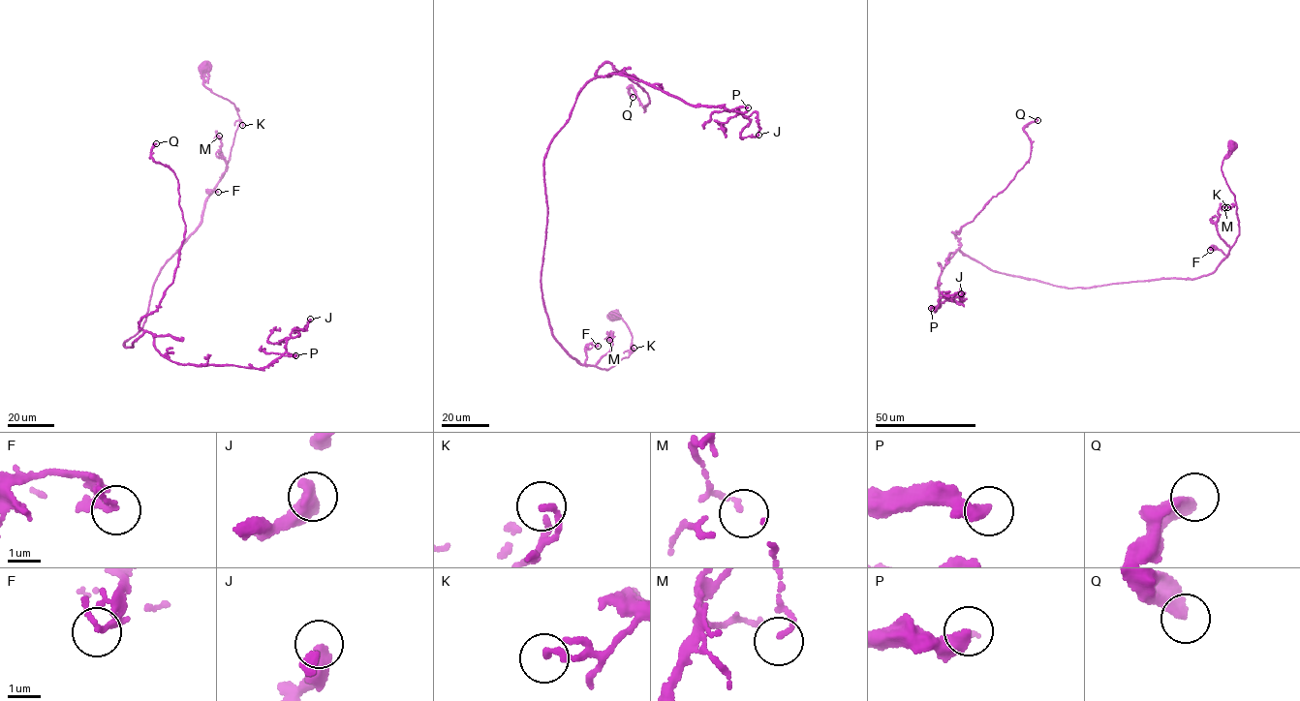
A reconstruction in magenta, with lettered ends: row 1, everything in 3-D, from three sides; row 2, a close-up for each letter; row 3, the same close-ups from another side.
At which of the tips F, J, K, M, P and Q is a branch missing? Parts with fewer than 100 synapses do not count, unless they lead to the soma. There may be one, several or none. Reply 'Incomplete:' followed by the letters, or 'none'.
Incomplete: none

